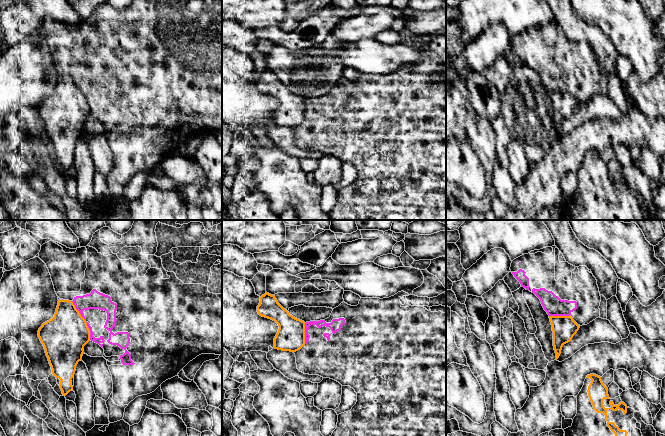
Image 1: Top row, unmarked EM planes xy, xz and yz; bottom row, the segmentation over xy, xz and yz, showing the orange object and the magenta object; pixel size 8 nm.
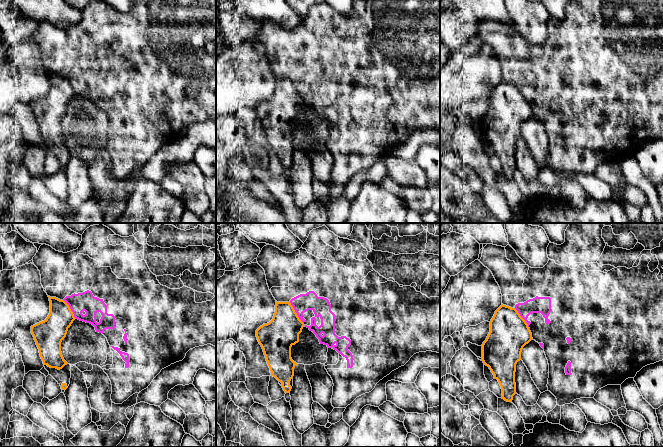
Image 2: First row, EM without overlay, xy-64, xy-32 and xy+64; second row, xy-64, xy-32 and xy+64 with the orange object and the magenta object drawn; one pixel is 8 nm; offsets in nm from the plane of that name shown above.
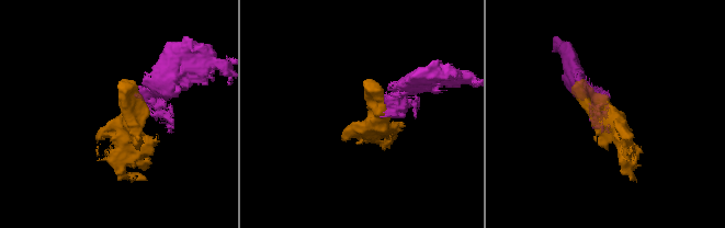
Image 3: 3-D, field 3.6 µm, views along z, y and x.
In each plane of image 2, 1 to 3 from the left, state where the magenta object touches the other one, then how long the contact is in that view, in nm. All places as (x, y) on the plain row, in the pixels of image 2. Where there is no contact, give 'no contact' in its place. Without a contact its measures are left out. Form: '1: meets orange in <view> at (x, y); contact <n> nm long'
1: meets orange in xy-64 at (69, 84); contact 180 nm long
2: meets orange in xy-32 at (296, 89); contact 200 nm long
3: meets orange in xy+64 at (523, 95); contact 220 nm long

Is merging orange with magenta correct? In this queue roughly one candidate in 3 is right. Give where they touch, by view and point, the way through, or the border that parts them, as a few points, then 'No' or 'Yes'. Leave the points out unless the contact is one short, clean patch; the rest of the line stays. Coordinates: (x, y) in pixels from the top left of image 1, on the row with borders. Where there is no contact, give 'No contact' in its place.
Touches orange at xz (304, 333). Boundary: xz (304, 323), (305, 343). No

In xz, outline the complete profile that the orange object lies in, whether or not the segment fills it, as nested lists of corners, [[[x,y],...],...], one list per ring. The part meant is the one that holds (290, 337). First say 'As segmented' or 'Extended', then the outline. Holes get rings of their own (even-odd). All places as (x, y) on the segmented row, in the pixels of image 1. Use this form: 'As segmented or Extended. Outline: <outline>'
As segmented. Outline: [[[265,293],[260,297],[260,303],[257,306],[257,312],[260,316],[275,321],[278,326],[278,332],[274,338],[274,348],[282,351],[296,352],[305,345],[305,322],[293,317],[277,301],[274,295]]]

